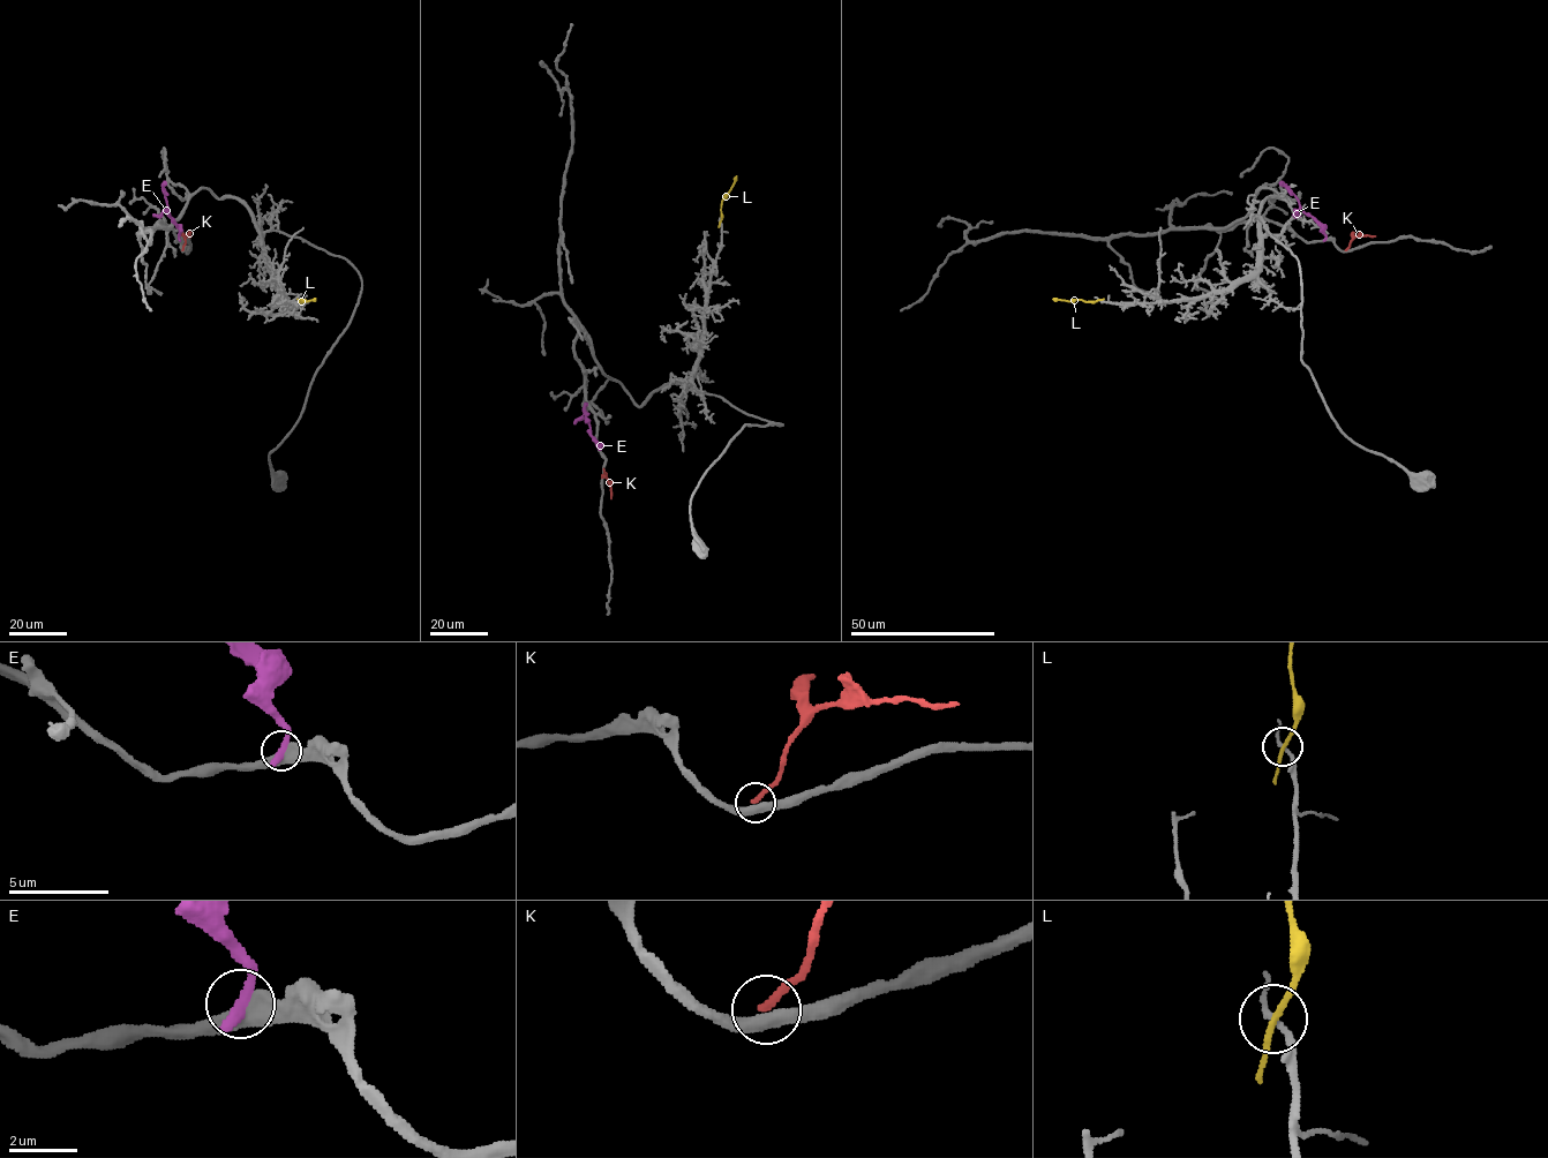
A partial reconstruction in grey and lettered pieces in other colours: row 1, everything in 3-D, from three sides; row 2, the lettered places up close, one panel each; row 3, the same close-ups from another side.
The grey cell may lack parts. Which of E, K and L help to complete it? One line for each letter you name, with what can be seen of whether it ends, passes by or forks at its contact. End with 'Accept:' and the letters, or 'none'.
Accept: none

